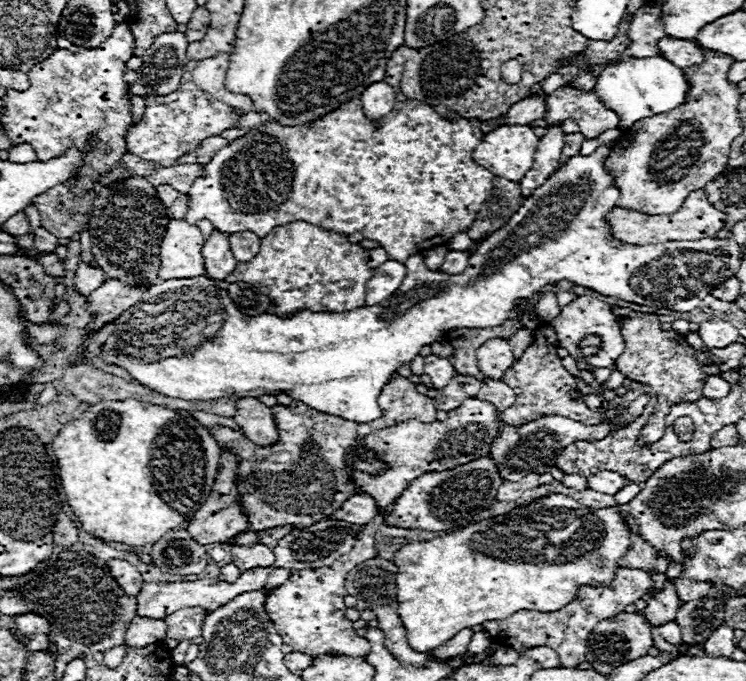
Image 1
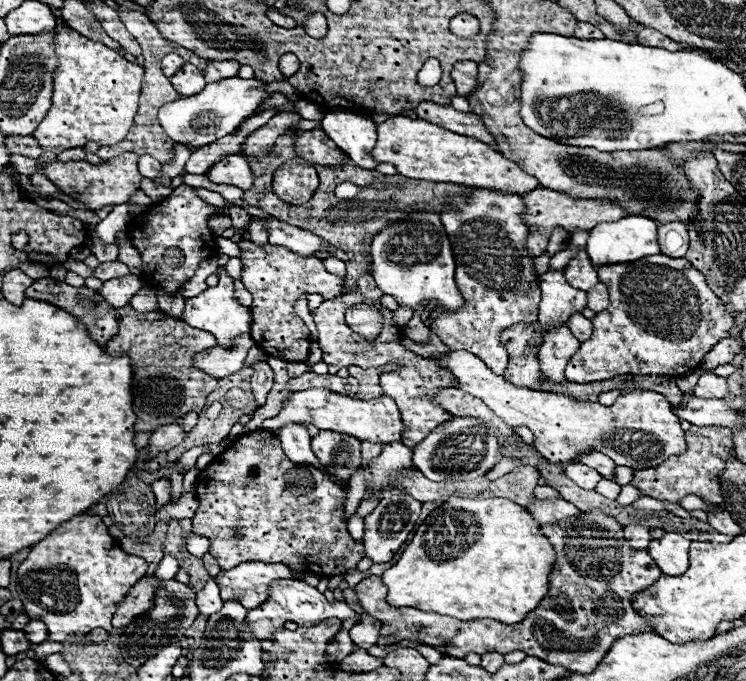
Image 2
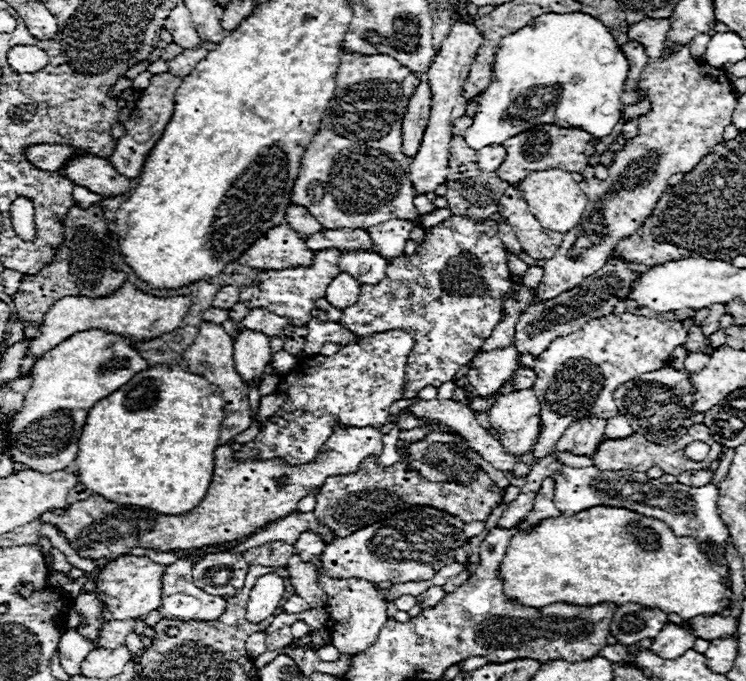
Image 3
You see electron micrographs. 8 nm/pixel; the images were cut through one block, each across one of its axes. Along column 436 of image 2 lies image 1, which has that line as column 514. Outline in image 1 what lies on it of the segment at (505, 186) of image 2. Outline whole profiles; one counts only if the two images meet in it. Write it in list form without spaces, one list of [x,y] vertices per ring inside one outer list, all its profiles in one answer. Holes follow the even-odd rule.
[[[502,126],[482,138],[482,142],[472,152],[472,158],[480,166],[488,168],[494,176],[500,176],[500,178],[506,178],[512,182],[520,182],[534,164],[534,152],[538,148],[538,142],[540,142],[540,138],[532,132],[530,126]]]

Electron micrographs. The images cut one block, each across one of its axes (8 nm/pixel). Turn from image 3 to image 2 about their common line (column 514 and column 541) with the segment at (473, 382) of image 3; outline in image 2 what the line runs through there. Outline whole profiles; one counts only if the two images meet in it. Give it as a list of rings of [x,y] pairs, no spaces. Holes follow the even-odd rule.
[[[566,322],[554,326],[544,336],[544,342],[538,352],[542,374],[554,384],[564,382],[564,366],[572,358],[572,354],[578,350],[578,346],[580,342],[574,338]]]

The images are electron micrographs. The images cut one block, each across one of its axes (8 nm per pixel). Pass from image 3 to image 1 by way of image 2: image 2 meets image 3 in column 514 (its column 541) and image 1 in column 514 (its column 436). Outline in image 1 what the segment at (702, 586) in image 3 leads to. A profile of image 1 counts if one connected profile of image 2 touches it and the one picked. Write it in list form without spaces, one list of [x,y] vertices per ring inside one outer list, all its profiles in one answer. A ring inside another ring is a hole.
[[[556,492],[556,494],[550,494],[546,498],[534,500],[530,504],[518,506],[518,508],[514,508],[508,514],[468,524],[466,528],[454,530],[450,534],[444,534],[444,536],[428,540],[428,542],[412,542],[412,544],[406,544],[402,550],[398,550],[396,556],[392,558],[392,562],[398,566],[398,576],[396,576],[396,590],[398,590],[398,604],[400,604],[398,606],[398,614],[402,618],[404,628],[406,628],[406,636],[408,636],[410,646],[414,650],[418,650],[418,652],[428,652],[428,650],[434,650],[436,646],[444,644],[446,640],[454,638],[454,634],[458,634],[464,628],[472,628],[476,624],[484,624],[486,620],[504,620],[504,618],[508,618],[510,614],[518,612],[518,610],[554,612],[554,610],[560,610],[562,606],[570,604],[578,596],[578,590],[584,584],[588,584],[588,586],[606,586],[606,584],[610,584],[614,574],[616,574],[616,570],[620,568],[620,558],[630,550],[630,534],[632,534],[632,530],[626,524],[626,518],[616,508],[608,506],[608,508],[590,510],[590,508],[572,508],[572,506],[578,506],[578,502],[574,498]],[[544,514],[550,514],[550,524],[546,524],[546,520],[544,520],[546,516]]]

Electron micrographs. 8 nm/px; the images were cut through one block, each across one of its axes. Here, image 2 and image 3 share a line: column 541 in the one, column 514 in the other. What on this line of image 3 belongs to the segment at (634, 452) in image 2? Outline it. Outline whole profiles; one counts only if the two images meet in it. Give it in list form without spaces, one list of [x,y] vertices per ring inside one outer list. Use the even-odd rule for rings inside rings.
[[[514,390],[498,396],[488,412],[492,428],[502,434],[508,454],[522,454],[534,446],[540,430],[540,402],[532,390]]]

